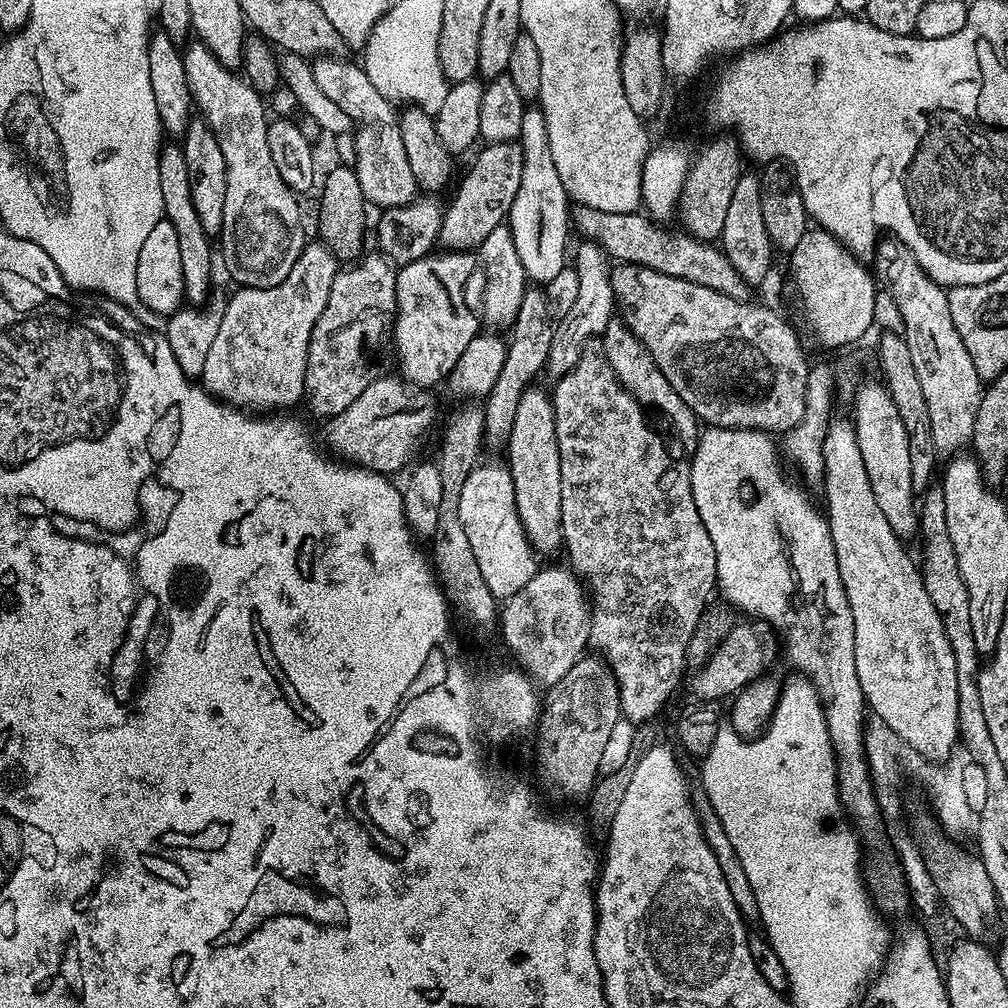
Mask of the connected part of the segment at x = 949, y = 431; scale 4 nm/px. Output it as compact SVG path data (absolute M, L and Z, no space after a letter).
M901 251L901 256L892 256L884 268L883 287L898 302L898 310L902 313L904 331L902 333L906 347L914 361L914 371L918 374L918 382L922 385L922 395L926 397L926 406L930 409L930 431L934 434L934 446L937 453L959 453L972 443L974 434L974 418L978 418L978 406L985 390L978 370L974 370L974 362L970 354L966 354L966 346L954 326L954 318L950 318L950 302L945 285L934 282L918 266L918 258L910 251Z

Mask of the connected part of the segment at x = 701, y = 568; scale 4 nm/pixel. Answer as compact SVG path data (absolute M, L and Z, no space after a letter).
M586 350L578 358L577 364L570 371L555 381L556 389L551 389L554 426L557 428L558 455L561 459L562 480L562 514L561 534L563 536L563 551L568 551L567 563L572 572L586 585L590 593L591 630L588 635L589 647L605 660L615 674L619 684L619 702L621 715L633 724L659 717L660 711L673 692L678 675L687 665L685 658L686 646L697 628L708 596L717 591L716 586L716 555L714 542L710 542L710 534L706 534L706 526L702 526L702 518L698 518L698 506L694 506L694 490L690 486L692 477L689 465L675 460L668 453L666 445L660 441L660 436L648 425L645 409L618 382L614 370L610 370L610 362L606 362L603 351Z

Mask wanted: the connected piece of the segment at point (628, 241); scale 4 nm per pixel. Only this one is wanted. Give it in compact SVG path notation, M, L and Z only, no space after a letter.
M581 204L574 212L574 228L587 241L599 244L613 261L645 264L664 274L710 286L735 300L749 299L750 285L730 266L730 258L715 243L696 240L683 230L671 232L668 226L649 218L643 211L607 213Z

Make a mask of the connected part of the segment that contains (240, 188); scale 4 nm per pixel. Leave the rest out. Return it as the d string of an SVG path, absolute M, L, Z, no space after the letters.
M189 43L183 53L186 86L190 86L193 105L210 130L214 130L214 138L218 138L218 146L222 146L226 158L226 207L222 209L218 237L219 251L220 248L224 251L224 264L237 285L245 288L278 286L304 253L306 237L297 193L282 182L282 174L278 174L274 158L270 158L270 145L266 143L270 116L265 101L243 75L222 66L205 44Z

